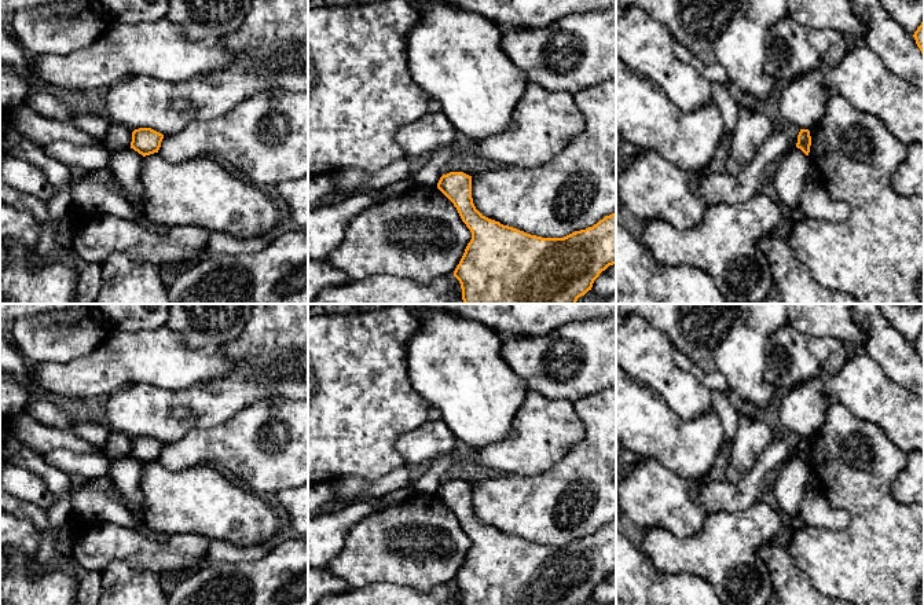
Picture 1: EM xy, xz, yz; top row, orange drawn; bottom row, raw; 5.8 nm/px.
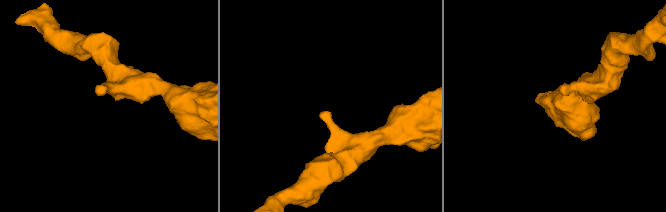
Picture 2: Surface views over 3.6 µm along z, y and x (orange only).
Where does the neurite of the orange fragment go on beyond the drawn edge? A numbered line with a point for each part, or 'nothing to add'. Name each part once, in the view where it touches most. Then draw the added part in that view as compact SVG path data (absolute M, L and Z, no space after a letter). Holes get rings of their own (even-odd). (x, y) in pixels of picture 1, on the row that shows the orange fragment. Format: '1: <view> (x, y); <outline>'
nothing to add

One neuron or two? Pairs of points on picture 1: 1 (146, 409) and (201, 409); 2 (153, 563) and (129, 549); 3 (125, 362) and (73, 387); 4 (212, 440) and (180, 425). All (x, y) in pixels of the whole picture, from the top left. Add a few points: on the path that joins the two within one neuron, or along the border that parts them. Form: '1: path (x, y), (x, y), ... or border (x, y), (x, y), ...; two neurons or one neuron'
1: path (160, 403), (187, 400); one neuron
2: path (147, 557), (135, 549); one neuron
3: path (113, 365), (101, 373), (85, 377); one neuron
4: border (222, 422), (191, 428), (178, 440), (164, 444); two neurons

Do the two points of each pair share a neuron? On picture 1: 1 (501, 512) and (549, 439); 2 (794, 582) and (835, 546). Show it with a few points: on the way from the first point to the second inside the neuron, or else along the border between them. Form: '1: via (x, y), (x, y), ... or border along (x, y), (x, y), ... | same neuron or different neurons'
1: border along (556, 462), (534, 475), (508, 473) | different neurons
2: border along (787, 547), (794, 563), (818, 590) | different neurons

